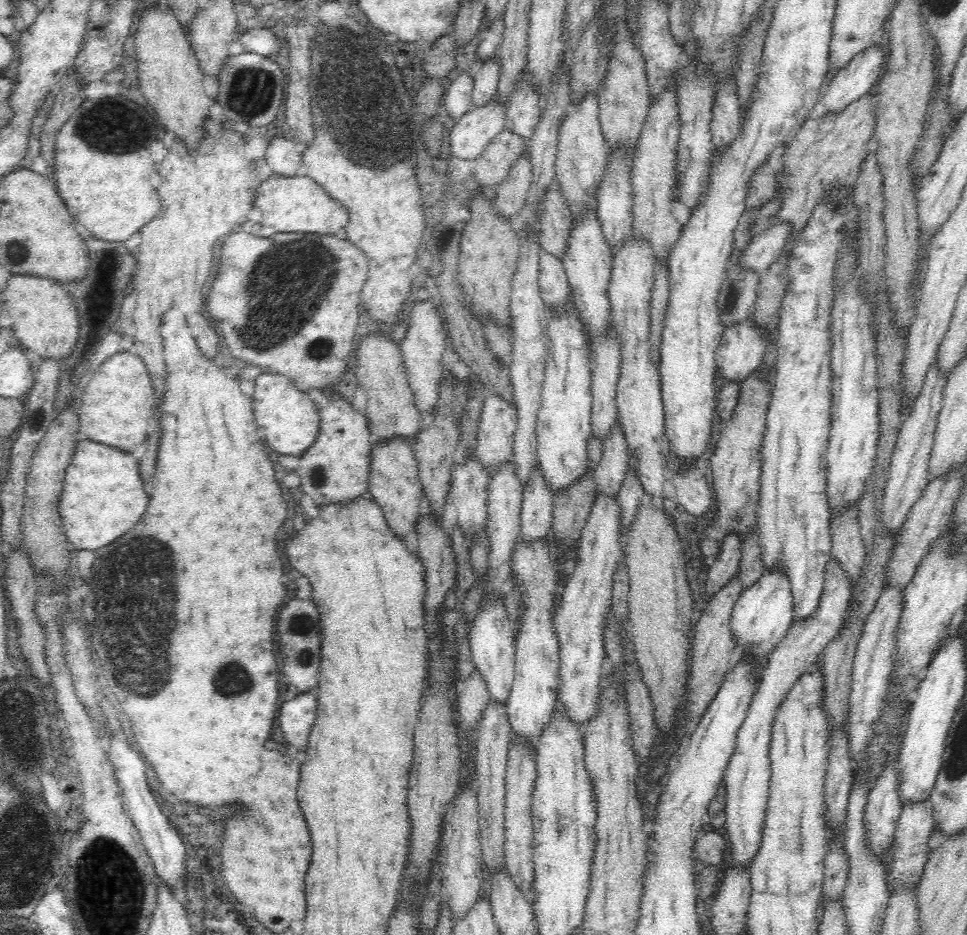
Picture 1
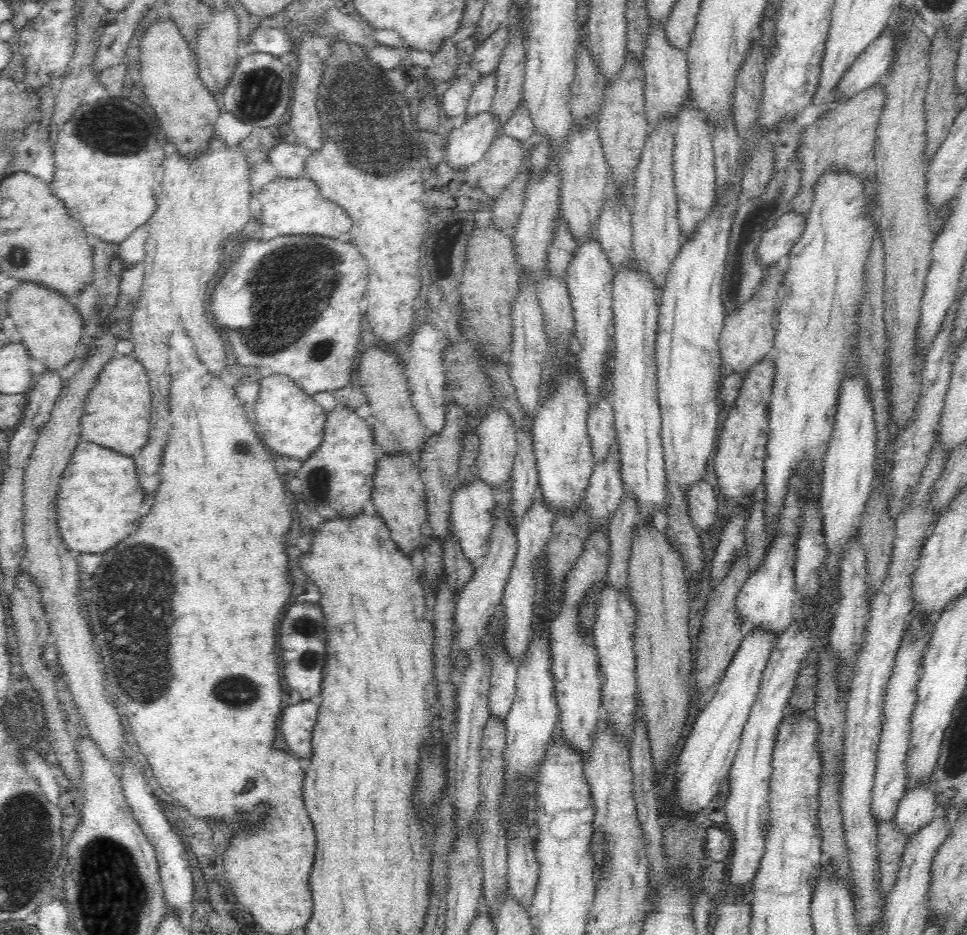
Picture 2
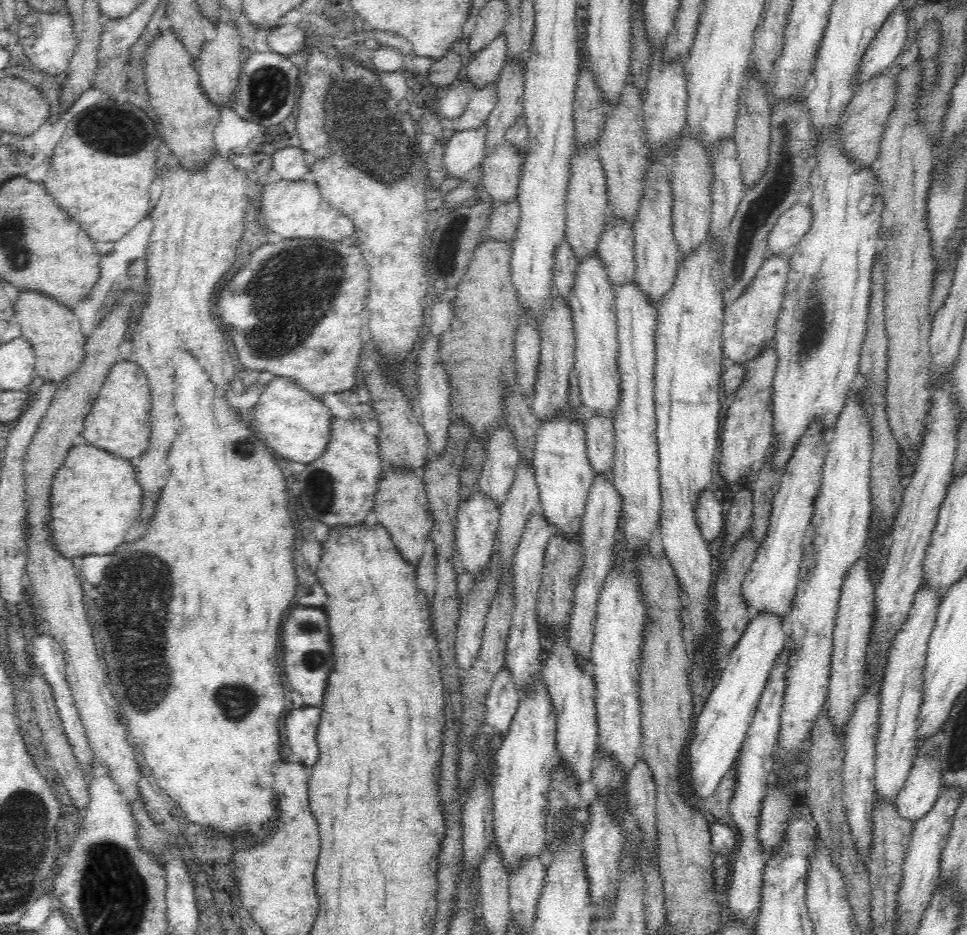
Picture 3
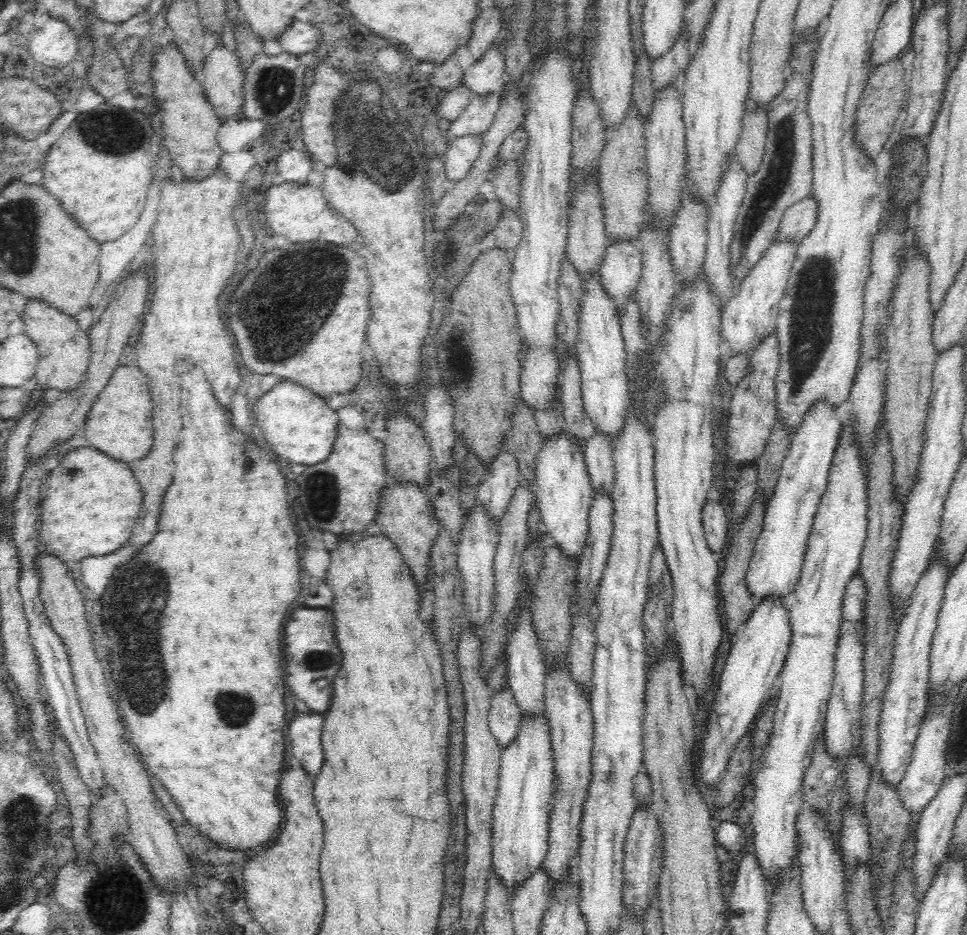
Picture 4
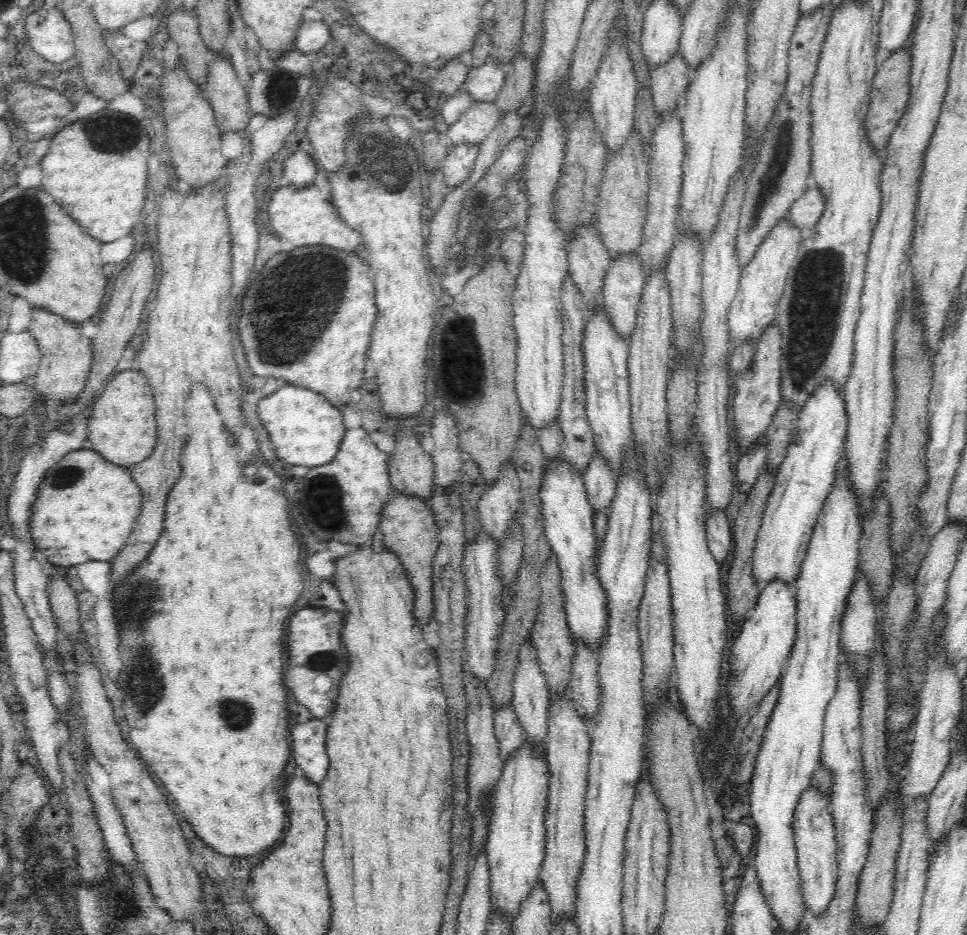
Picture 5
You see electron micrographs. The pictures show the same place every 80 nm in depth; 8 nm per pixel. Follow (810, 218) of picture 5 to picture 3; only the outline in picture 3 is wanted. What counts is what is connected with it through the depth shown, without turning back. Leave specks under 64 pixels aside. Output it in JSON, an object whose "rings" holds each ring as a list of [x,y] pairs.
{"rings":[[[797,203],[778,218],[766,238],[765,258],[789,253],[800,242],[800,238],[810,228],[810,218],[812,218],[810,210],[810,206]]]}

